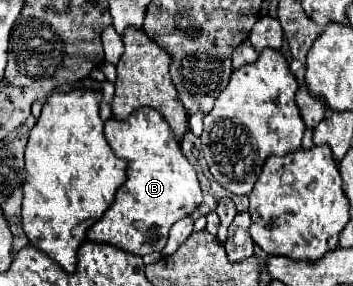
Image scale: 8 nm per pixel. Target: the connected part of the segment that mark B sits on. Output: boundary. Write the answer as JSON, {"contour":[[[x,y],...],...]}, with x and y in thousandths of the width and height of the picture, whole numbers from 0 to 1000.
{"contour":[[[399,374],[399,381],[377,388],[371,409],[348,416],[348,423],[337,423],[326,409],[303,416],[297,423],[297,479],[303,479],[320,535],[331,549],[360,556],[360,570],[365,570],[360,577],[360,633],[331,668],[326,703],[314,710],[303,745],[246,808],[246,836],[326,857],[326,864],[354,871],[365,885],[382,885],[394,899],[433,885],[433,878],[456,878],[473,850],[473,822],[479,822],[484,787],[496,773],[507,773],[513,759],[541,752],[575,703],[569,647],[564,647],[564,626],[552,612],[552,591],[530,563],[530,549],[518,542],[507,493],[496,493],[501,479],[490,472],[467,409],[456,409],[450,388],[439,388],[428,374]]]}

